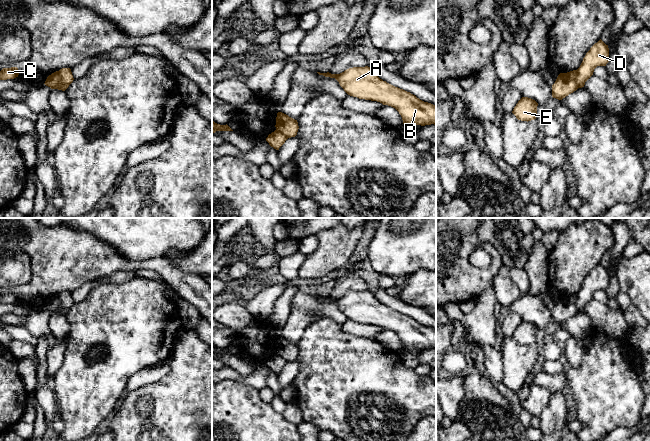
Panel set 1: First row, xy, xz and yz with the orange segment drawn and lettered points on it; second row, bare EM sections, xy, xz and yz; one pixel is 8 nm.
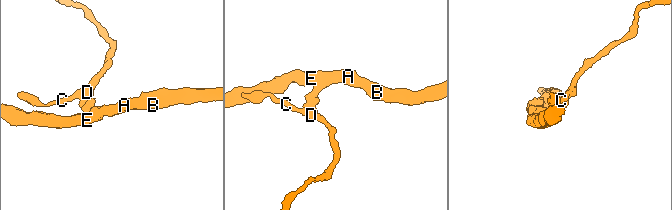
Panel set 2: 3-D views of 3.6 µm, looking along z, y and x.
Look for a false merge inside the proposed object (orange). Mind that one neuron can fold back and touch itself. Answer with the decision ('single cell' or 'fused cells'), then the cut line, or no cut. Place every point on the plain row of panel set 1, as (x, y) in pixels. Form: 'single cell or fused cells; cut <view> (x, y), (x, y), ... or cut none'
fused cells; cut xy (58, 295), (59, 307), (55, 312)

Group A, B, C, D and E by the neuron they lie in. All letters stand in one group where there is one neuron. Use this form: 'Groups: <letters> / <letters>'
Groups: A B E / C D

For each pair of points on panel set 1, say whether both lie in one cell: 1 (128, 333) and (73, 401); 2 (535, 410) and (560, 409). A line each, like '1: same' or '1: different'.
1: same
2: different

